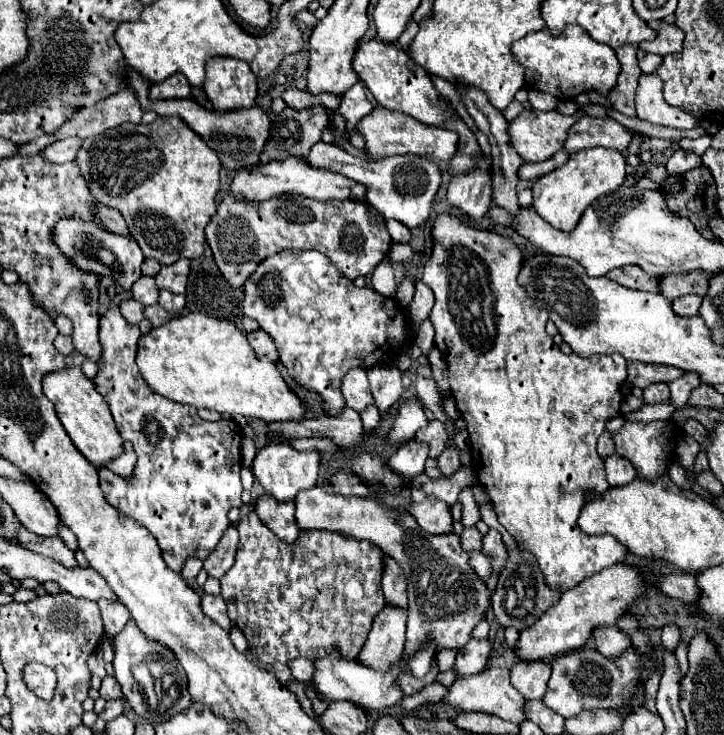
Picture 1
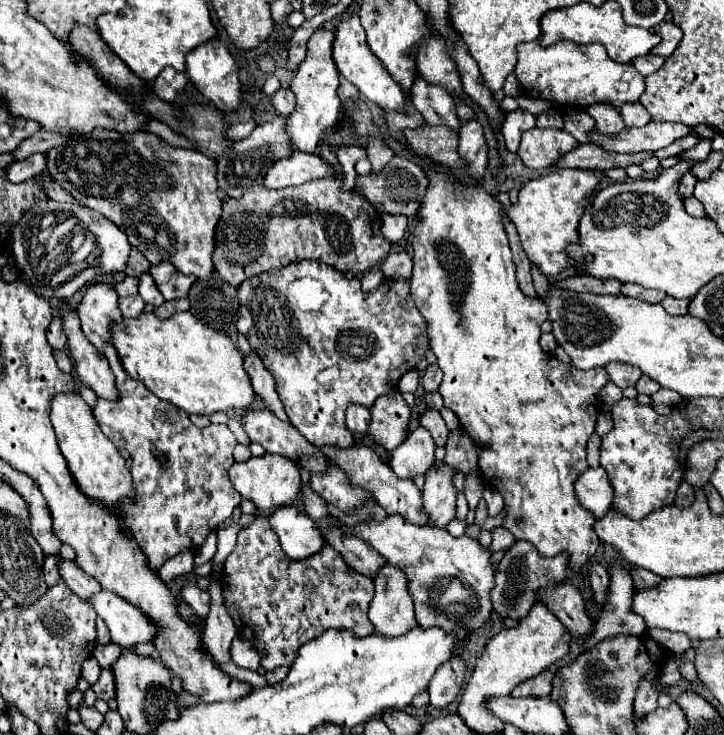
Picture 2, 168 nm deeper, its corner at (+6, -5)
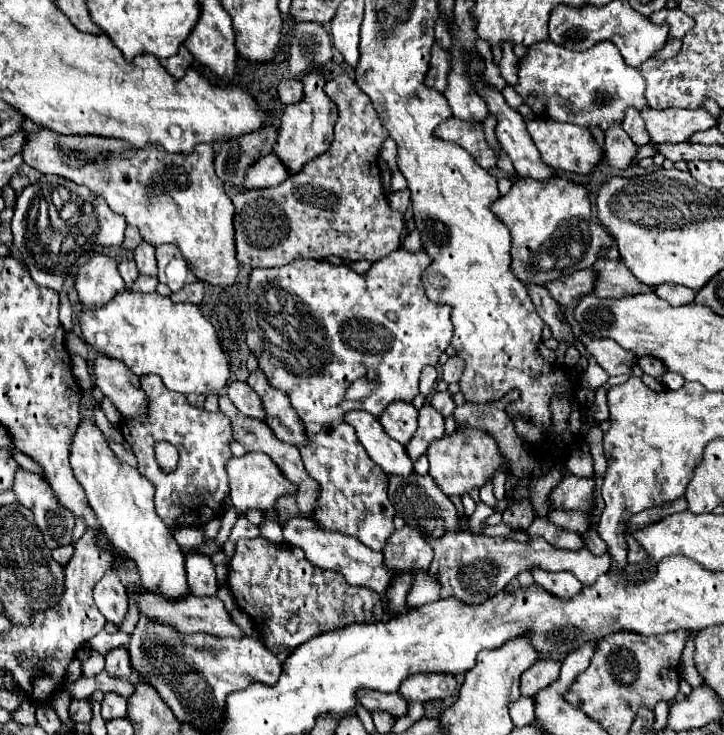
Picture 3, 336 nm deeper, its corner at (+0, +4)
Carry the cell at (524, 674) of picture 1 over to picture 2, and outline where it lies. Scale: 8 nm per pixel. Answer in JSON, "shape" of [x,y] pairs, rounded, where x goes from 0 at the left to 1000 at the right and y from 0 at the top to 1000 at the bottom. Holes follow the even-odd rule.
{"shape":[[[754,910],[746,918],[713,932],[707,946],[710,948],[757,948],[760,937],[762,937],[762,921],[765,921],[765,916],[760,910]]]}

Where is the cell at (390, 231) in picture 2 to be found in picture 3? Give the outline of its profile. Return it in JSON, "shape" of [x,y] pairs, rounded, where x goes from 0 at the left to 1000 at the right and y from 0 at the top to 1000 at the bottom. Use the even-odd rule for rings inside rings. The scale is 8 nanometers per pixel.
{"shape":[[[561,256],[561,259],[552,259],[552,261],[541,261],[539,278],[541,278],[544,286],[561,288],[561,283],[564,283],[564,278],[566,278],[566,261],[564,261],[564,256]]]}

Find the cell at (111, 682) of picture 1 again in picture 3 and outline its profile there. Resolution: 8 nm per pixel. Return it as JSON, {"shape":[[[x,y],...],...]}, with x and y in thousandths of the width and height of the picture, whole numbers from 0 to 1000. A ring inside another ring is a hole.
{"shape":[[[171,879],[155,882],[146,890],[146,914],[157,922],[182,922],[182,909],[180,909],[180,893]]]}

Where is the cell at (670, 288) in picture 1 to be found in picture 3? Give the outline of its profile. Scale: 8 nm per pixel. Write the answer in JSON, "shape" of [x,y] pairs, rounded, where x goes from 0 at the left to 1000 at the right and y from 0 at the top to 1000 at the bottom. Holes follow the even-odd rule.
{"shape":[[[826,351],[818,359],[818,367],[823,367],[823,386],[818,400],[826,405],[862,405],[903,395],[898,389],[884,386],[856,354]]]}

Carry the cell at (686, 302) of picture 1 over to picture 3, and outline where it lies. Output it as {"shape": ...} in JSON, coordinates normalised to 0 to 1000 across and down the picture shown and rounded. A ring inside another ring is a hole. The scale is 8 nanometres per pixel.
{"shape":[[[909,386],[903,392],[903,400],[917,405],[923,414],[928,416],[942,416],[950,411],[959,411],[959,395],[942,389],[942,386]]]}

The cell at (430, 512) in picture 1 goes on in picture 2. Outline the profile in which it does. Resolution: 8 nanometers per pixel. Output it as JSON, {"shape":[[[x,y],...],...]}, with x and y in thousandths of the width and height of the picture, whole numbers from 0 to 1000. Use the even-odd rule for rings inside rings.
{"shape":[[[613,630],[608,633],[608,638],[597,638],[588,644],[583,682],[594,717],[616,720],[616,714],[627,706],[630,665],[624,660],[624,646],[627,641]]]}

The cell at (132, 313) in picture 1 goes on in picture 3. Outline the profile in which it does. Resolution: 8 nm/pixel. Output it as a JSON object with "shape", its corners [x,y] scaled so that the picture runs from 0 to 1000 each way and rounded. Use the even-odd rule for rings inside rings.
{"shape":[[[193,373],[193,376],[191,376],[191,381],[185,384],[182,395],[185,395],[185,397],[215,397],[215,389],[218,389],[218,378]]]}

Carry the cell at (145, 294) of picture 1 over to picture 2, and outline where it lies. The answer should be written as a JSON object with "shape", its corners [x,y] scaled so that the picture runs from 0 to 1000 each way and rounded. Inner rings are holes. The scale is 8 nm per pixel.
{"shape":[[[174,377],[174,380],[169,380],[166,385],[160,385],[157,393],[160,393],[160,399],[163,399],[166,404],[191,401],[191,382],[188,382],[185,377]]]}

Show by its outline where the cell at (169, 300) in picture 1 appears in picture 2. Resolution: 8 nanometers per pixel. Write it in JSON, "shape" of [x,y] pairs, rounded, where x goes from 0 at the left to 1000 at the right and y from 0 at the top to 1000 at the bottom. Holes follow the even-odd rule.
{"shape":[[[199,371],[191,382],[193,382],[193,404],[199,407],[199,412],[207,412],[213,418],[221,418],[227,412],[227,404],[218,396],[218,390],[215,390],[213,380],[207,377],[207,371]]]}

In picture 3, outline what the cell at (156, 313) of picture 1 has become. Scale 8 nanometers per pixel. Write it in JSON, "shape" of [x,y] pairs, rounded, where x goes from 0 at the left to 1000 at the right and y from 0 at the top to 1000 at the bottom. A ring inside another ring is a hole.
{"shape":[[[265,384],[257,386],[249,397],[240,397],[235,403],[240,411],[262,411],[262,414],[276,414],[282,405],[282,386],[279,384]]]}

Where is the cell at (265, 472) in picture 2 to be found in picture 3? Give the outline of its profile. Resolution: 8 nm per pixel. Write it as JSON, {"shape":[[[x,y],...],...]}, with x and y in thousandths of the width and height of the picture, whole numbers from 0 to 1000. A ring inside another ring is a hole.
{"shape":[[[343,615],[331,623],[318,623],[312,639],[318,653],[318,683],[331,699],[340,699],[343,694],[373,694],[387,675],[409,669],[409,659],[395,653],[387,637],[362,615]]]}

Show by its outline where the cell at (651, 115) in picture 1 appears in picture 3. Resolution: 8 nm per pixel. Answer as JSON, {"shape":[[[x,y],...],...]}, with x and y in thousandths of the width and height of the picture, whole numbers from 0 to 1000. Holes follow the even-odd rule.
{"shape":[[[867,147],[865,161],[859,166],[859,174],[862,174],[862,180],[867,180],[867,185],[873,188],[873,193],[878,199],[890,199],[890,196],[898,193],[898,185],[895,185],[895,180],[890,174],[890,163],[887,163],[887,158],[884,158],[884,152],[878,147]]]}

